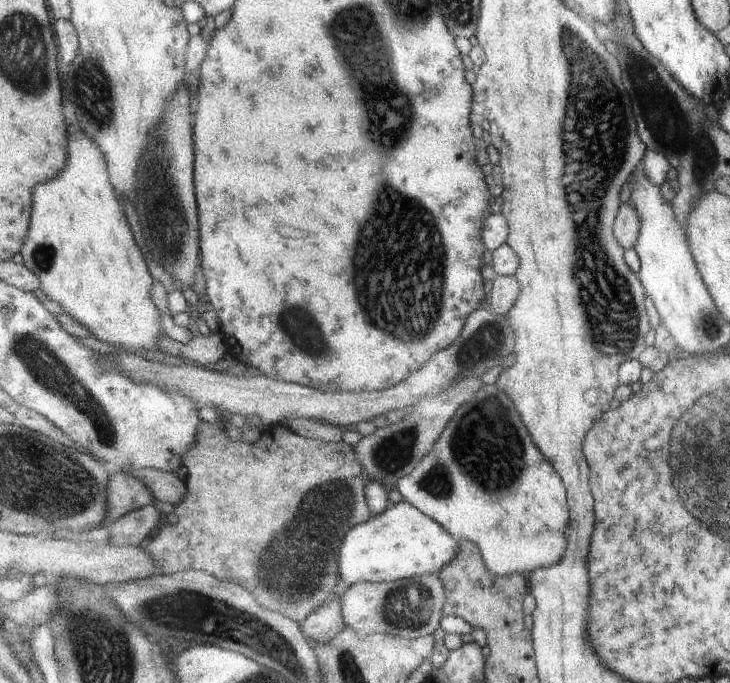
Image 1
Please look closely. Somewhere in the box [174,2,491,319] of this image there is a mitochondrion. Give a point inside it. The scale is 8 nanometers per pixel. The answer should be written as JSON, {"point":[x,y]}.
{"point":[355,32]}

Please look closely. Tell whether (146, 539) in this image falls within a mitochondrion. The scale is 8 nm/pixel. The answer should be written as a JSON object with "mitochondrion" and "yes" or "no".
{"mitochondrion":"no"}

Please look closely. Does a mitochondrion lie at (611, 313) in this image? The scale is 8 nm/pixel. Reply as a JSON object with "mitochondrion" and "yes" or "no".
{"mitochondrion":"yes"}

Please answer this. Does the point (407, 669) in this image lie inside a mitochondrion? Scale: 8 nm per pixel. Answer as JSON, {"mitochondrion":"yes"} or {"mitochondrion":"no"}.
{"mitochondrion":"no"}

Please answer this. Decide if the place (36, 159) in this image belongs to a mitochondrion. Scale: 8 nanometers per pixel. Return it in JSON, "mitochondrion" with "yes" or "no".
{"mitochondrion":"no"}

